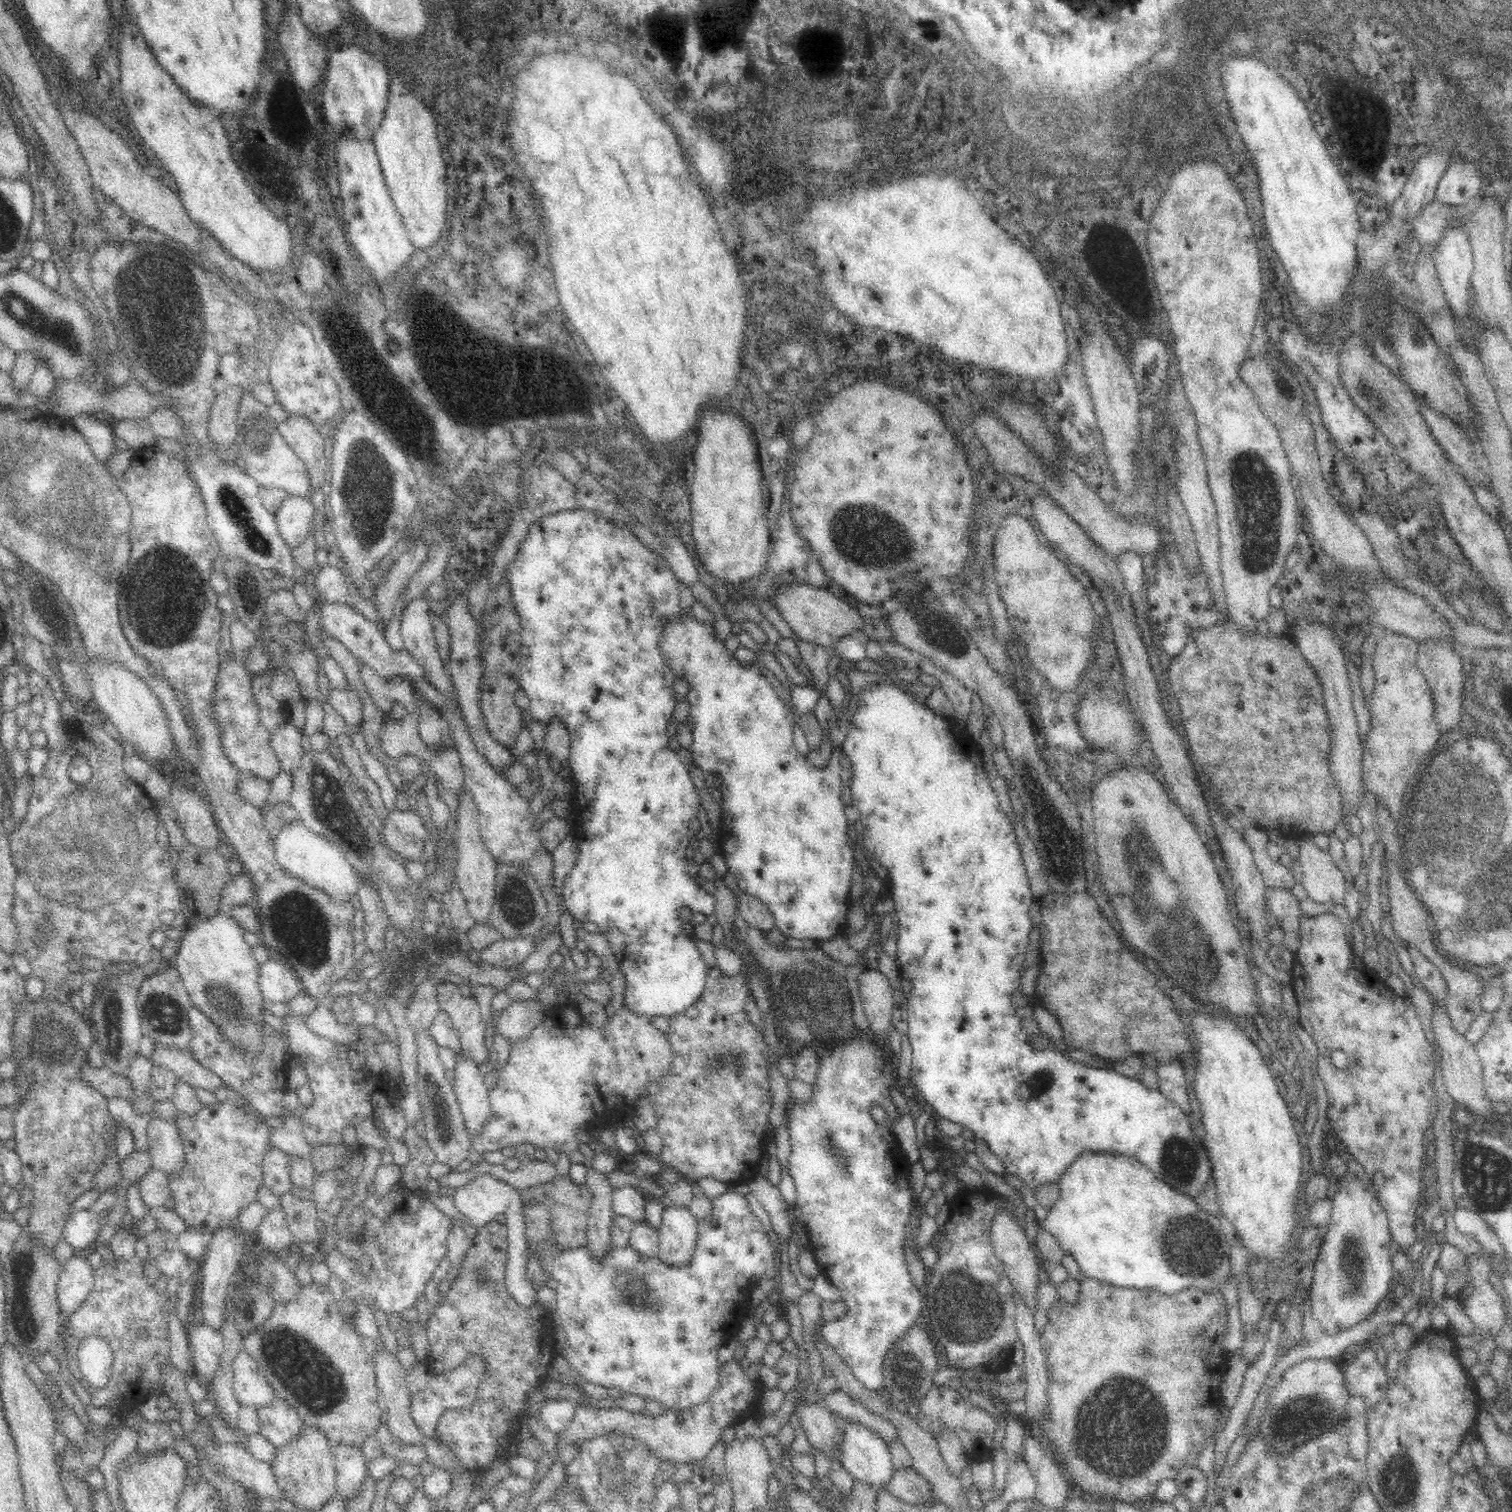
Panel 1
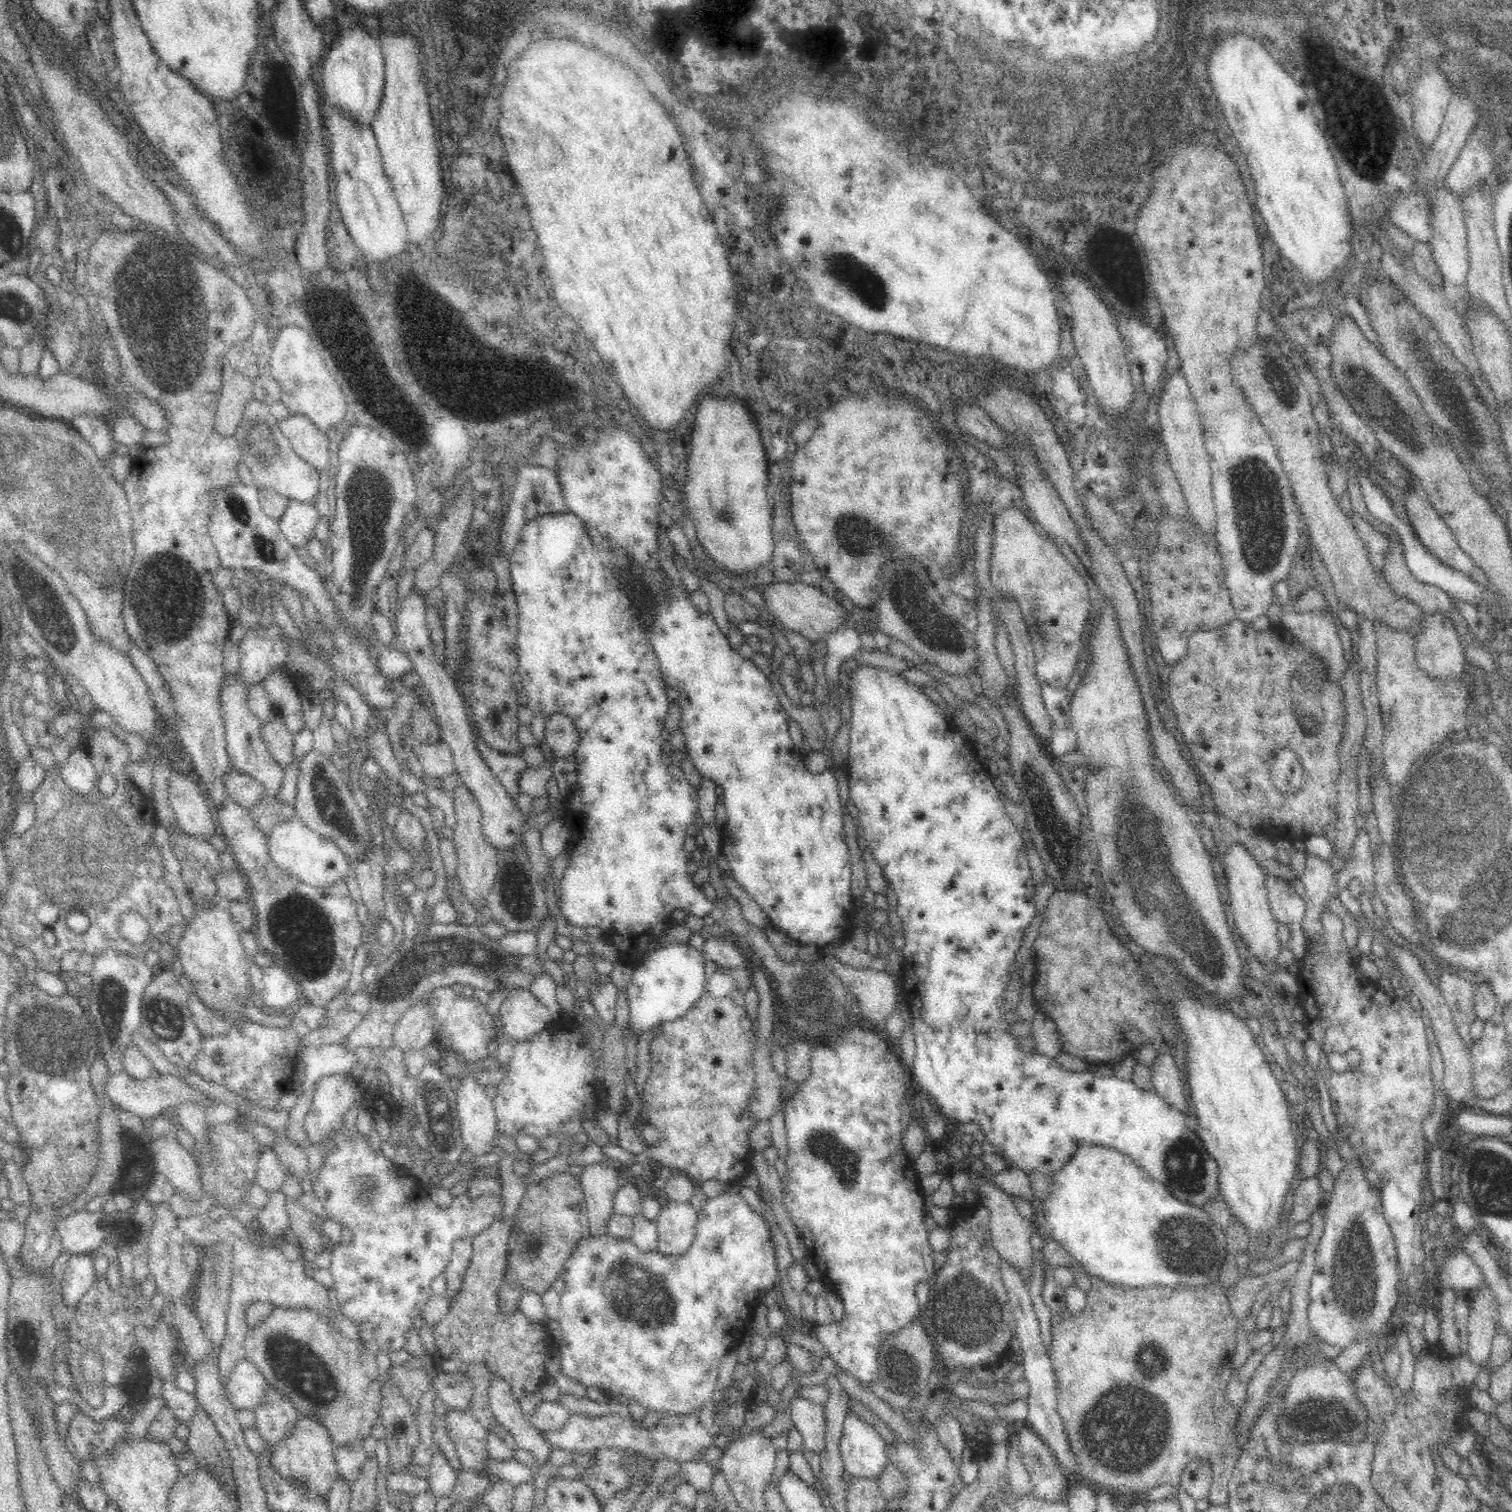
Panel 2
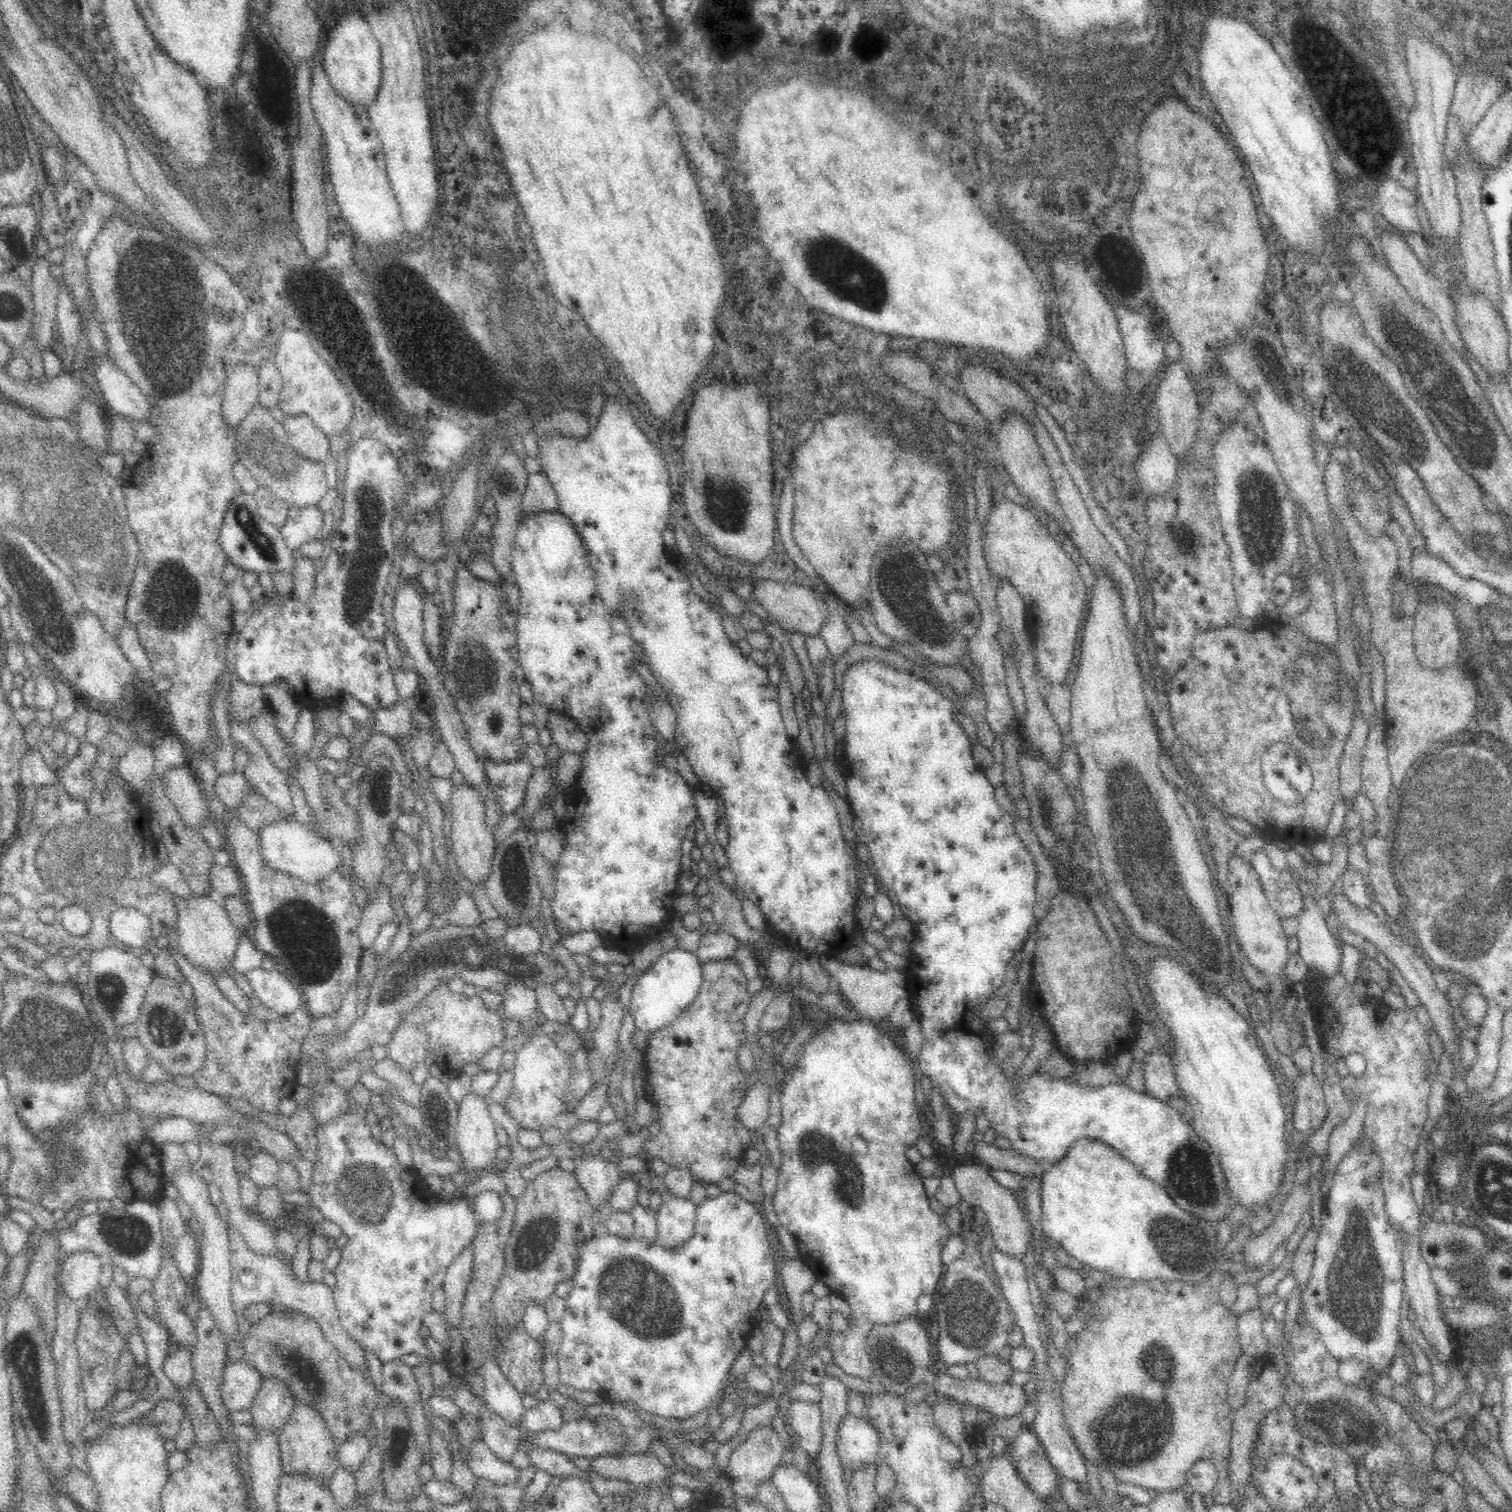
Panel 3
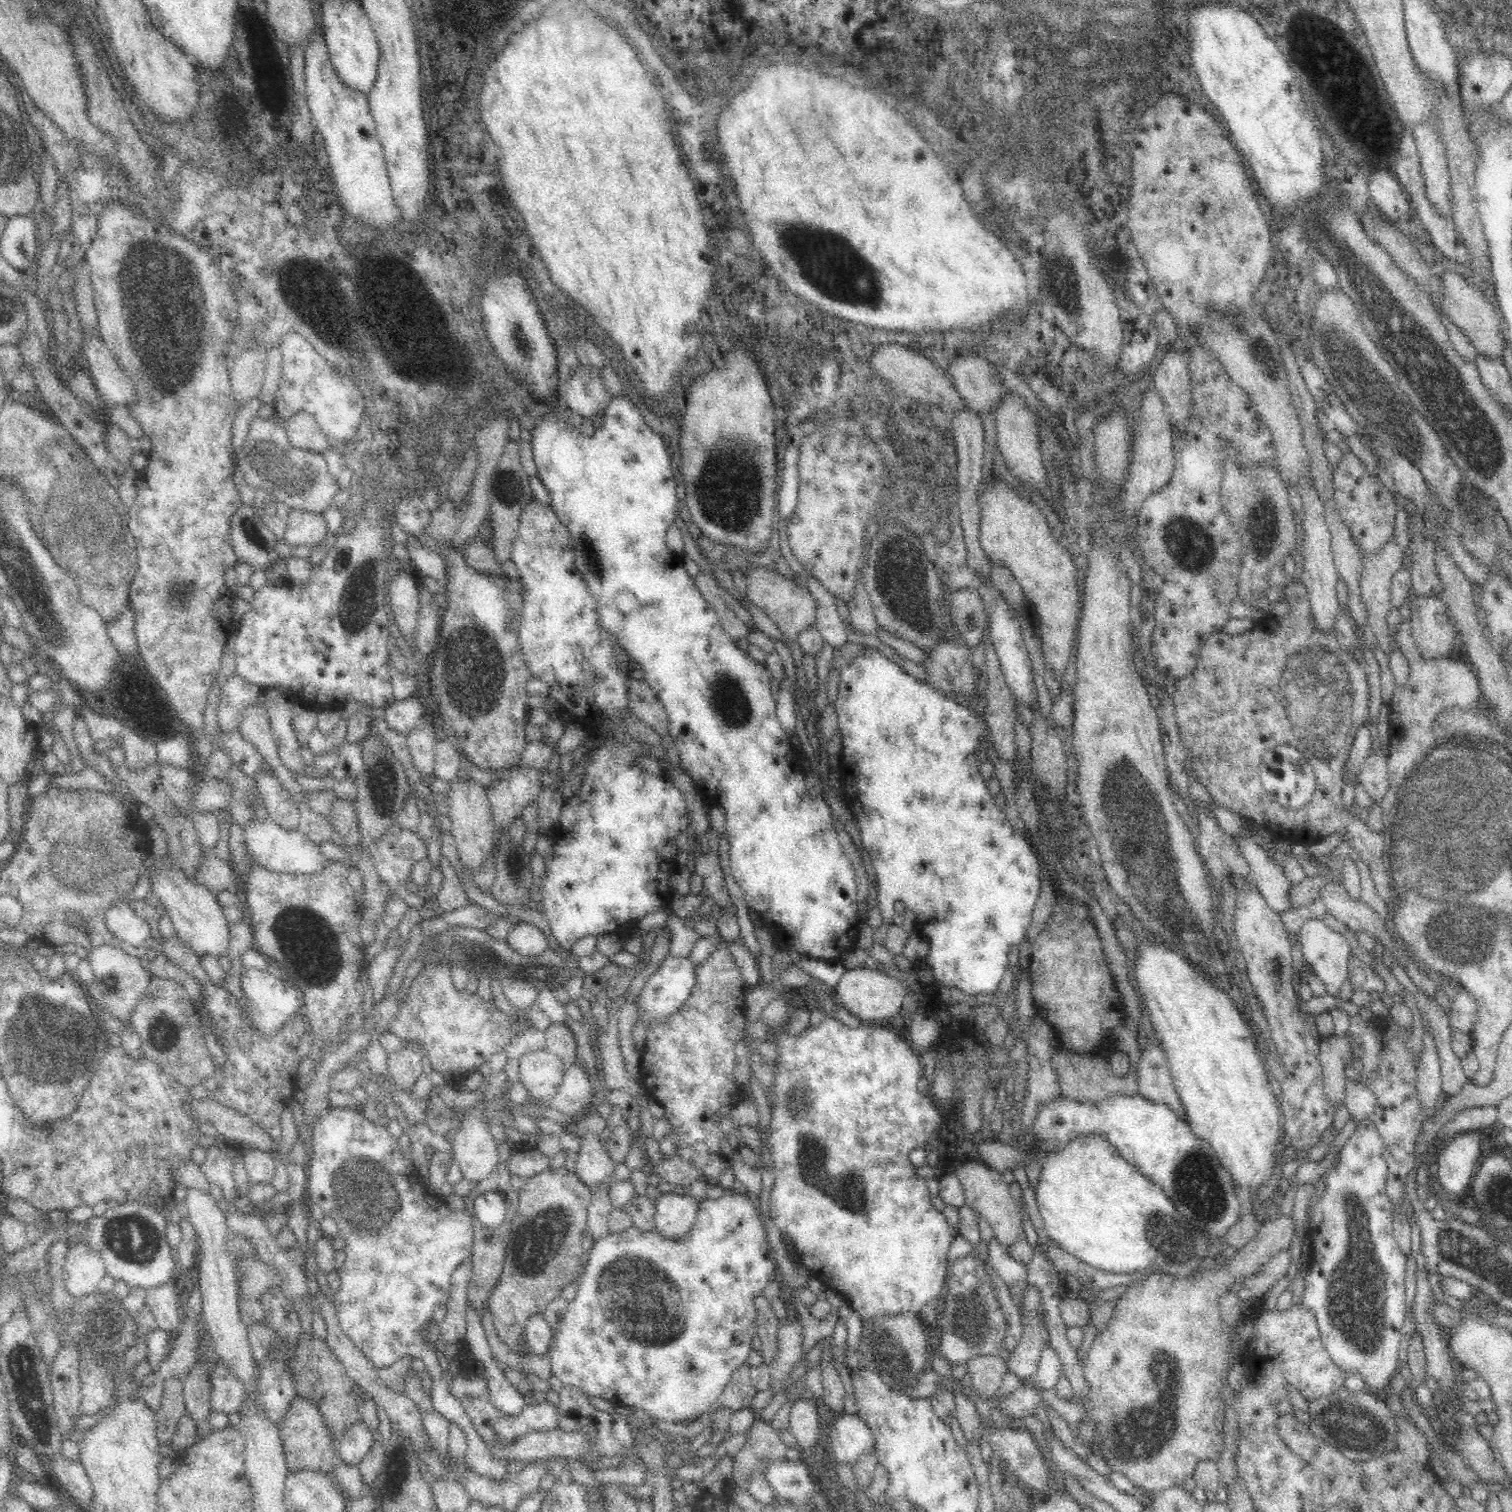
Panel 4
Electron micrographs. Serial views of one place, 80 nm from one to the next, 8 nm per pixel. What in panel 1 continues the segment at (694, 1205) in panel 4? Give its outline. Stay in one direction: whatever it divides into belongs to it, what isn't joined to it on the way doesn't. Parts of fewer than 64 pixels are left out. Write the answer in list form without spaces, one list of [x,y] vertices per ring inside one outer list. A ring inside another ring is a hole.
[[[686,1206],[664,1207],[662,1223],[657,1229],[659,1251],[657,1257],[670,1266],[684,1266],[690,1262],[697,1238],[698,1220]]]

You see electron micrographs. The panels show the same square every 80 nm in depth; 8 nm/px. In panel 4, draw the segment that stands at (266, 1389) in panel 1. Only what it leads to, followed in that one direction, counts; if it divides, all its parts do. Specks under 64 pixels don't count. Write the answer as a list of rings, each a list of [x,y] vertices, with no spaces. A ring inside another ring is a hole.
[[[215,1361],[210,1368],[210,1409],[222,1414],[238,1413],[243,1404],[245,1388],[233,1378],[226,1365]]]

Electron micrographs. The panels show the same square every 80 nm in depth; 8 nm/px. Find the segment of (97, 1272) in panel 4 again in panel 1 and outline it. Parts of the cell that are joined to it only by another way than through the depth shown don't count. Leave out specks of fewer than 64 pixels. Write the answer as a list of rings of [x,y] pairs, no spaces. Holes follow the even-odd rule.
[[[74,1254],[60,1271],[57,1282],[57,1303],[69,1317],[88,1296],[93,1286],[93,1272],[86,1254]]]

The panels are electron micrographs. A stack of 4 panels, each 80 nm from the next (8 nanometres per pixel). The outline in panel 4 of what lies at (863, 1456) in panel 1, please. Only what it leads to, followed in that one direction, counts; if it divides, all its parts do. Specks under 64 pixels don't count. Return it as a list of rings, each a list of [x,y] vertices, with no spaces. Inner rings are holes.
[[[845,1412],[836,1416],[836,1420],[830,1424],[828,1440],[828,1454],[840,1465],[854,1465],[860,1456],[875,1446],[868,1426],[858,1416]]]

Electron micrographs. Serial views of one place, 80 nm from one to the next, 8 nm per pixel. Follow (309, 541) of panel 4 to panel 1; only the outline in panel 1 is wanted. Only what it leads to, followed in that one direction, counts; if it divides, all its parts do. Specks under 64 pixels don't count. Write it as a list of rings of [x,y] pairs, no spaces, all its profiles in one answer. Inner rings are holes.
[[[289,496],[284,500],[284,506],[278,510],[275,521],[281,537],[290,548],[295,550],[314,530],[315,511],[310,500],[296,496]]]

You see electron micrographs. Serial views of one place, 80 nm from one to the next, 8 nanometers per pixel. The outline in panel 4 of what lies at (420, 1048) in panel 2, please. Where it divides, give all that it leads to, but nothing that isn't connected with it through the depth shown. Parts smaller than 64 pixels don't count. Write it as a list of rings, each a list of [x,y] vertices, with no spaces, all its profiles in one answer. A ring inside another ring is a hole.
[[[416,1041],[406,1042],[406,1048],[387,1054],[386,1074],[397,1090],[414,1094],[416,1083],[423,1073],[422,1058],[417,1050]]]

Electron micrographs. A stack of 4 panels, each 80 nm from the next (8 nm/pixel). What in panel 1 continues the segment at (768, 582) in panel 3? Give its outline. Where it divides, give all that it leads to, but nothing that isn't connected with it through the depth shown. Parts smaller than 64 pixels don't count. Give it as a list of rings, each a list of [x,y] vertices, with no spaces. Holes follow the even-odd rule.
[[[806,584],[776,588],[772,604],[780,612],[784,622],[798,634],[800,640],[818,646],[832,647],[838,638],[862,628],[862,618],[858,611],[848,605],[846,600],[832,595],[826,589]]]

